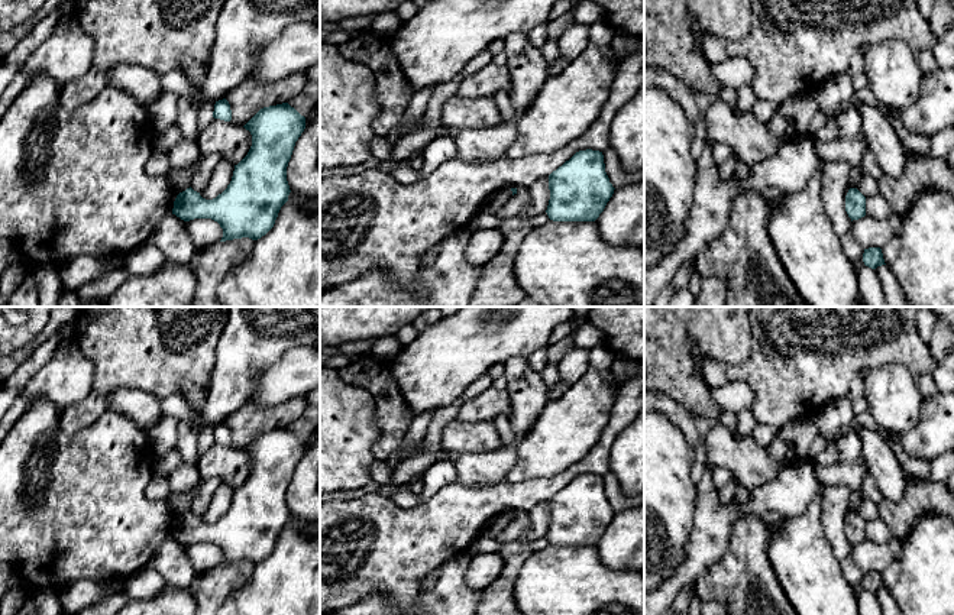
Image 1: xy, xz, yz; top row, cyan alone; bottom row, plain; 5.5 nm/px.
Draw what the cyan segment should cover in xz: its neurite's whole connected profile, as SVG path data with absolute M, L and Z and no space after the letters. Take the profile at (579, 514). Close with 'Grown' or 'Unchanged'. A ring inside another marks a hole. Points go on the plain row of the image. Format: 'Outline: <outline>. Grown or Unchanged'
Outline: M579 475L549 499L550 524L547 540L553 546L595 546L614 518L605 496L604 479L599 475Z. Unchanged

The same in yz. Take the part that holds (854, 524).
Outline: M857 512L848 514L845 519L845 535L851 546L866 540L866 521Z. Unchanged

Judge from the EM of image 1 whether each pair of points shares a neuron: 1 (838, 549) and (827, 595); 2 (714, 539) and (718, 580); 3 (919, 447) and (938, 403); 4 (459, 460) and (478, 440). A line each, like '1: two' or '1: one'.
1: two
2: two
3: one
4: two

